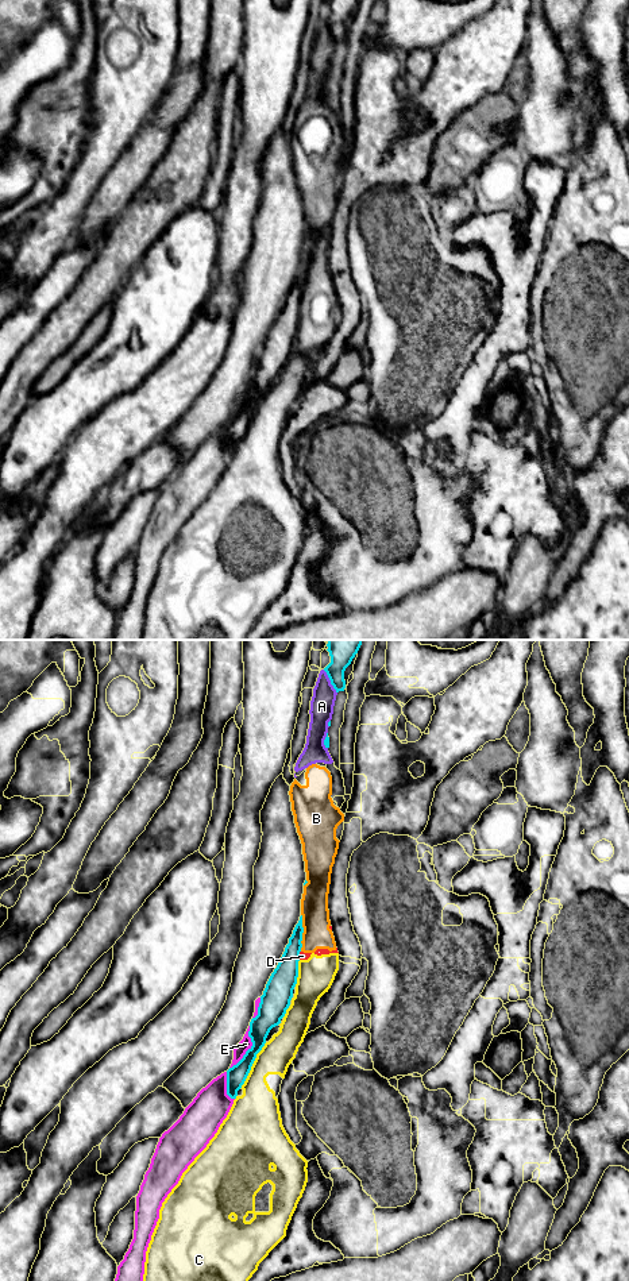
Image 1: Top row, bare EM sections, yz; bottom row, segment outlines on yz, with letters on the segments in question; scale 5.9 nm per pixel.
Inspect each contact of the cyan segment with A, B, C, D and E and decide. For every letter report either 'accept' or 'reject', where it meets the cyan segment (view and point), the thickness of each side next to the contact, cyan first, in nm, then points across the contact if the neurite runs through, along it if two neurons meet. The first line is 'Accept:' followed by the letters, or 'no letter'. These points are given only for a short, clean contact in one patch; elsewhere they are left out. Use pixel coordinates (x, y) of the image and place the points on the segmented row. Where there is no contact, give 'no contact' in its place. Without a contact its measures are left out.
Accept: no letter
A: reject; meets cyan in yz at (331, 682); 190 nm thick on the cyan side, 140 nm on the other
B: reject; meets cyan in yz at (303, 932); 130 nm thick on the cyan side, 160 nm on the other
C: reject; meets cyan in yz at (251, 1065); 130 nm thick on the cyan side, 240 nm on the other
D: reject; meets cyan in yz at (298, 955); 170 nm thick on the cyan side, 50 nm on the other; border along yz (300, 950), (298, 959)
E: reject; meets cyan in yz at (251, 1048); 160 nm thick on the cyan side, 70 nm on the other

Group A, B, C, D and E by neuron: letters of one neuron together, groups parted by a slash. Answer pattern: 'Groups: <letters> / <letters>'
Groups: A B C D / E

